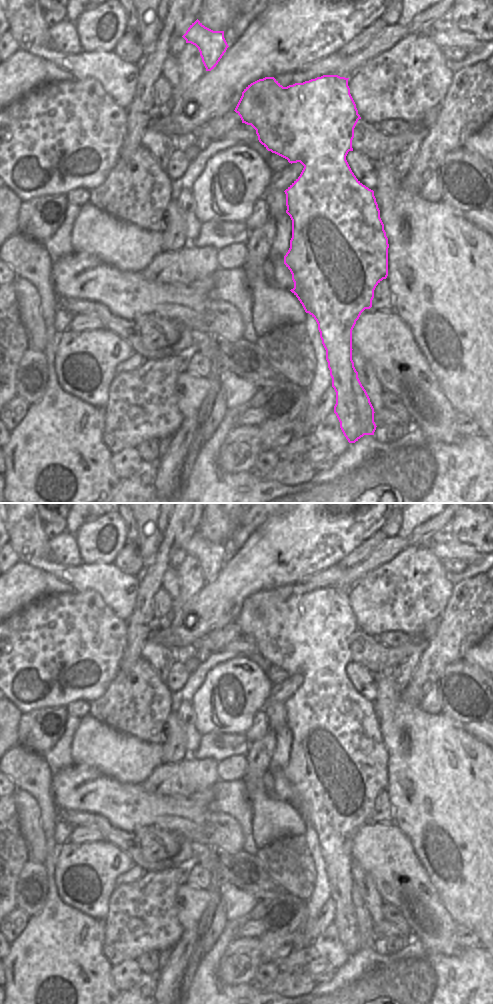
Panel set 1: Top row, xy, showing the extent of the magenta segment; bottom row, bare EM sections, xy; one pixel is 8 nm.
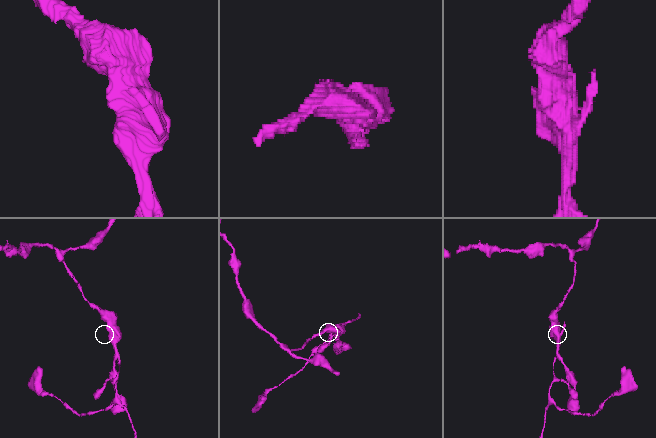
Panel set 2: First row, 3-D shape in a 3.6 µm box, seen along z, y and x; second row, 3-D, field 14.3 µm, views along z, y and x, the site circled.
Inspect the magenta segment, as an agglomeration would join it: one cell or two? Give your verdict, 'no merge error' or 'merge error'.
merge error

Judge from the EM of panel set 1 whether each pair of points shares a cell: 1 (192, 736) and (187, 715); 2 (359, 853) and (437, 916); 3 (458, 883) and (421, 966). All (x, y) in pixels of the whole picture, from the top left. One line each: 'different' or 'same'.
1: same
2: same
3: different

